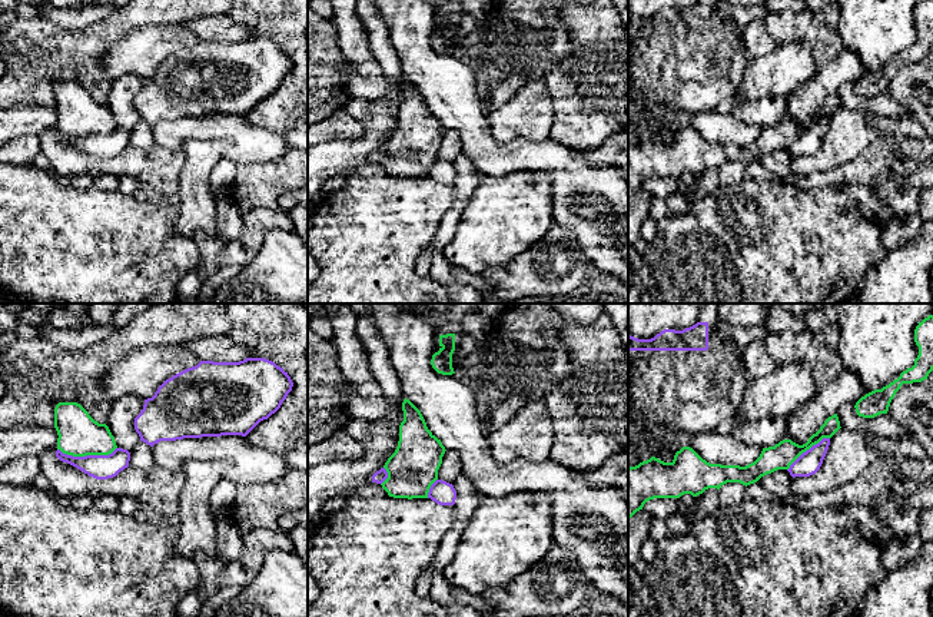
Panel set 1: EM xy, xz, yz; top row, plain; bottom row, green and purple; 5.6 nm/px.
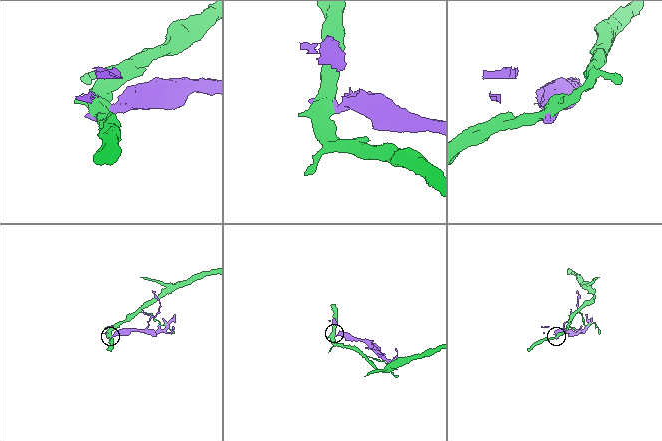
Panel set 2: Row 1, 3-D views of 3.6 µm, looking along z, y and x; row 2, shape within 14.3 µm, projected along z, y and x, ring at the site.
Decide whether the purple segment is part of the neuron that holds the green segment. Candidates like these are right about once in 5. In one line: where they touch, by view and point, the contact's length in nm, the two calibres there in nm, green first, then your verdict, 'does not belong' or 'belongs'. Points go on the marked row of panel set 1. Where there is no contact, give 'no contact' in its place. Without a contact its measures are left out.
meets green in xy at (86, 454); contact 340 nm long; 240 nm thick on the green side, 140 nm on the other; does not belong

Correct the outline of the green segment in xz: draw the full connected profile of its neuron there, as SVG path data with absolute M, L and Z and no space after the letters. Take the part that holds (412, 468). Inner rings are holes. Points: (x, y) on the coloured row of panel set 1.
M406 398L402 411L398 447L384 465L388 478L381 485L394 498L428 498L446 450Z

